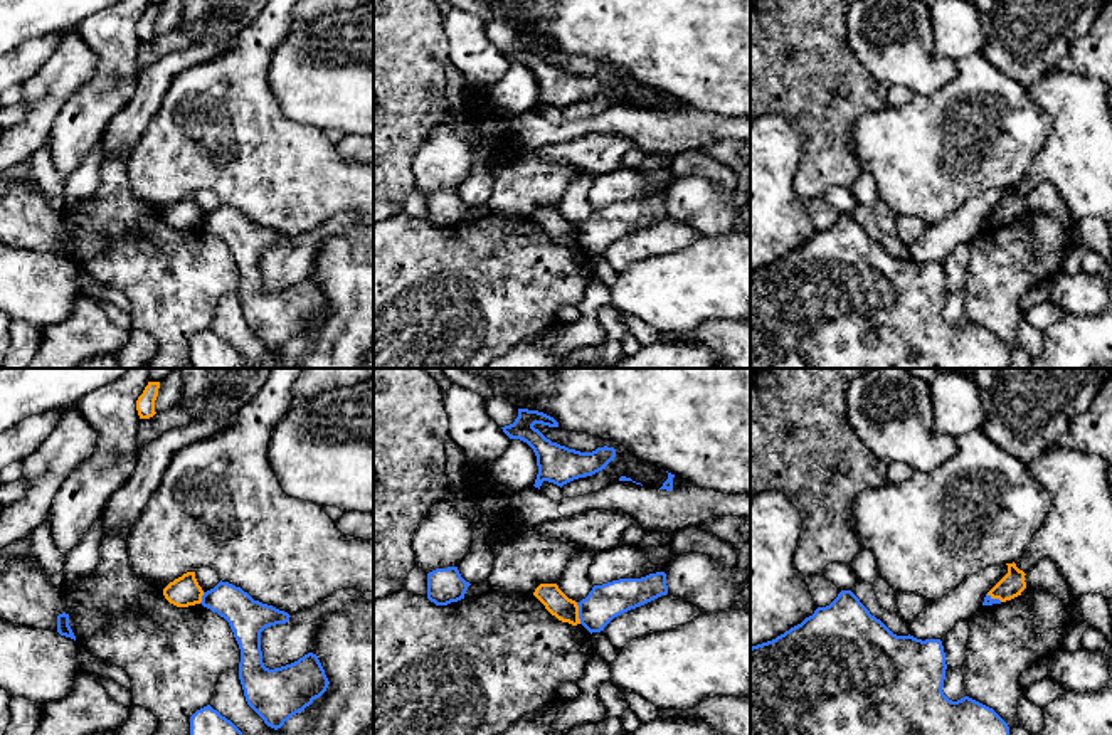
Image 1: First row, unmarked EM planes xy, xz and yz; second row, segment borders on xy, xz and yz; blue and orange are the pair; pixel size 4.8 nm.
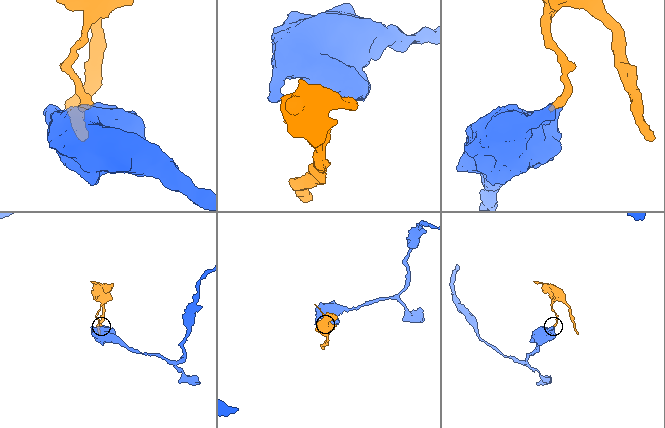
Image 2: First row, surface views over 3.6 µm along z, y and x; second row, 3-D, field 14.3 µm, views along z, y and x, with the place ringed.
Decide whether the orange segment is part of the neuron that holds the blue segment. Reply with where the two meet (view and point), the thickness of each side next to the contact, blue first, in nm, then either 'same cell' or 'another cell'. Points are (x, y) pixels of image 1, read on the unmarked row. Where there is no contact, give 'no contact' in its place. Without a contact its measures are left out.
xz (579, 236) | 170/120 nm | another cell

